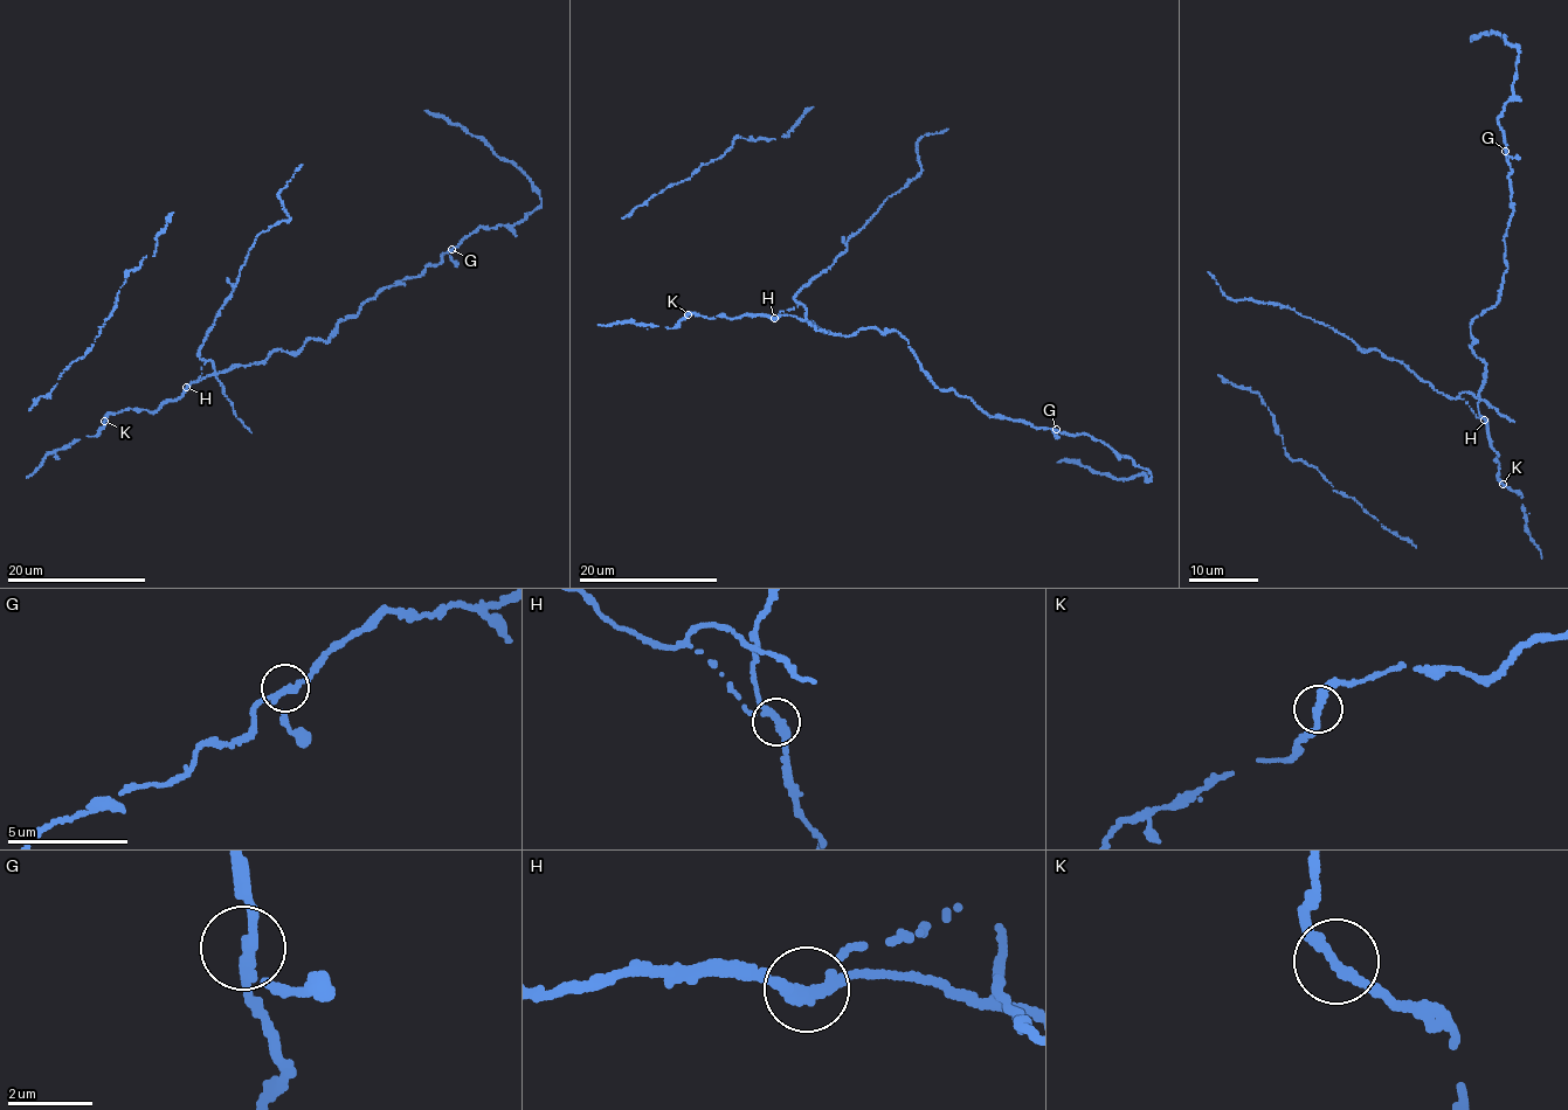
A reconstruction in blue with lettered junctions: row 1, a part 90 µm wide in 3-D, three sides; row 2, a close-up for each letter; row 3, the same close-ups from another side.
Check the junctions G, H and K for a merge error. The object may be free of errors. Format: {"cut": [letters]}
{"cut": ["H"]}

